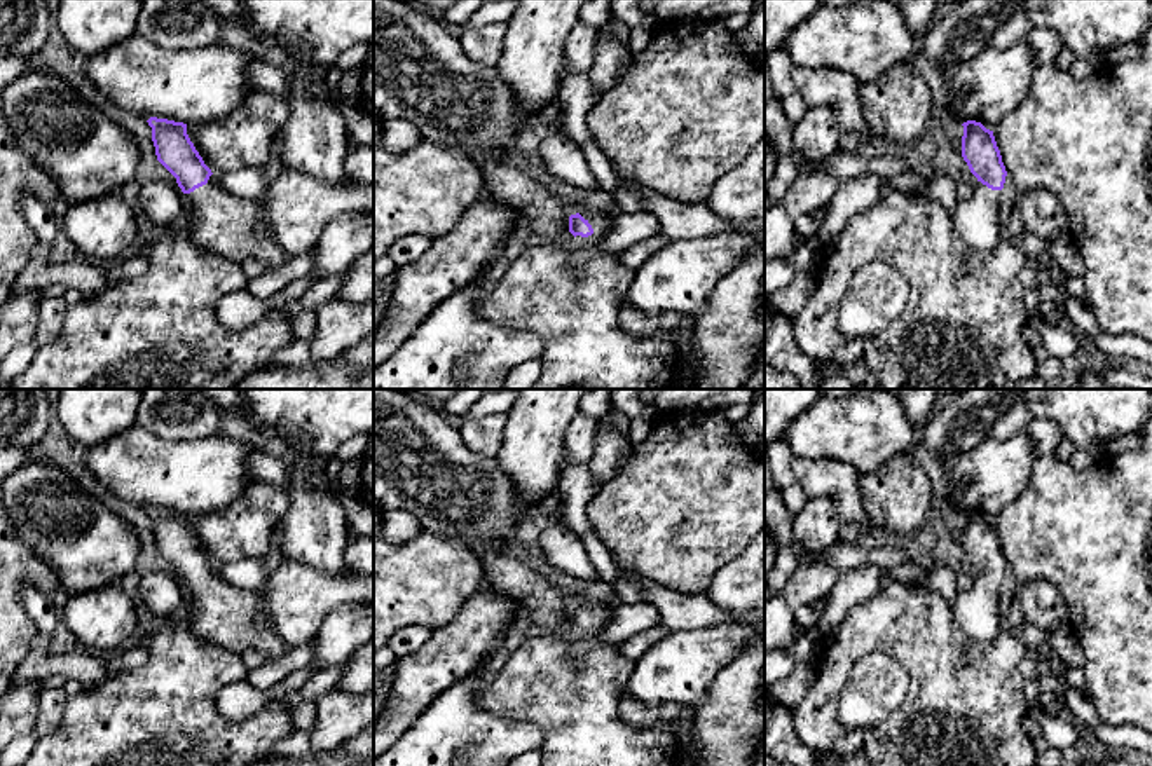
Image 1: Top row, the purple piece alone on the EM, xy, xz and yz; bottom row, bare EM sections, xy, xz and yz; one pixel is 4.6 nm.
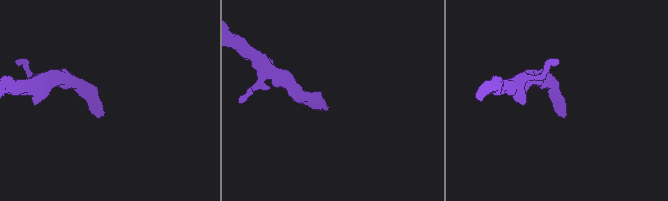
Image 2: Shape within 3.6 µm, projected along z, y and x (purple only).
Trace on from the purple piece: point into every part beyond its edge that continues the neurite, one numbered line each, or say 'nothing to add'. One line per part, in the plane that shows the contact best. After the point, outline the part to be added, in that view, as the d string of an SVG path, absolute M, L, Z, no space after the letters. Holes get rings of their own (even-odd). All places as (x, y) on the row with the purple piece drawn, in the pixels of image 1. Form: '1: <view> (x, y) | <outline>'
1: xz (601, 220) | M573 208L571 215L579 213L593 229L593 234L588 236L590 241L599 243L604 239L614 227L614 218L616 213L606 211L606 209L581 209L581 208Z

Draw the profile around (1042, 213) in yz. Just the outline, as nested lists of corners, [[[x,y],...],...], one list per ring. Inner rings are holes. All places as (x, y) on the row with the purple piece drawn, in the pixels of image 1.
[[[1047,190],[1021,192],[1016,195],[1023,225],[1046,241],[1068,236],[1068,216],[1059,199]]]

